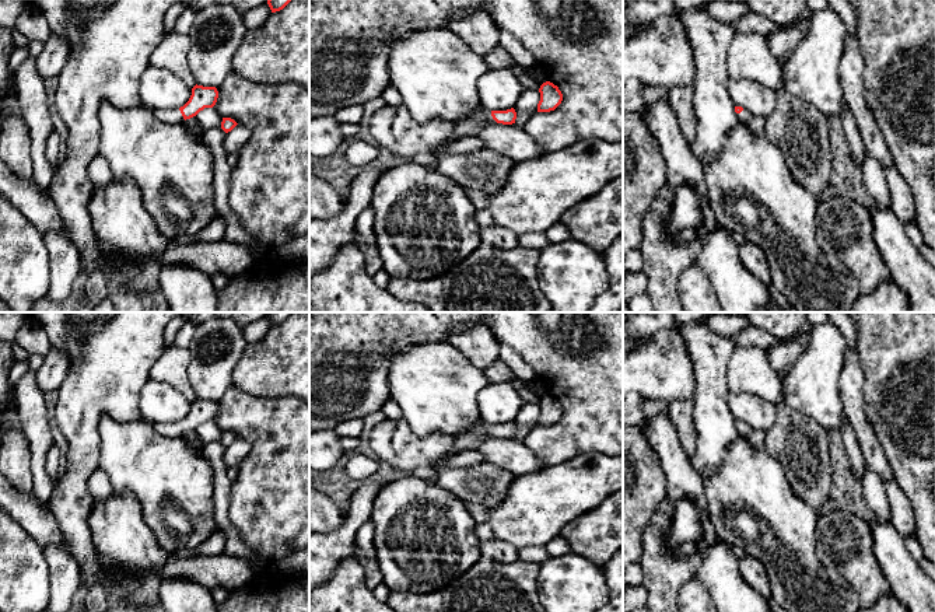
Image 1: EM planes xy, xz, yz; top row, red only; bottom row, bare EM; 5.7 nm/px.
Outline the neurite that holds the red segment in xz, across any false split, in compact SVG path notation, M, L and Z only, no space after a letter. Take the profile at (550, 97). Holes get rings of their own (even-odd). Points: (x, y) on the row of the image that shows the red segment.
M546 81L539 88L540 101L537 104L537 112L554 111L563 101L563 94L557 85Z

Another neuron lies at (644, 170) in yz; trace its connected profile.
M623 113L623 255L640 248L642 221L666 185L666 161L644 116Z

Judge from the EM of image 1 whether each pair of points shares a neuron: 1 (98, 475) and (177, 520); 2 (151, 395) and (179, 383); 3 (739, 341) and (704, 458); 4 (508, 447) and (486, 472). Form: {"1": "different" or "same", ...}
{"1": "different", "2": "different", "3": "different", "4": "different"}

